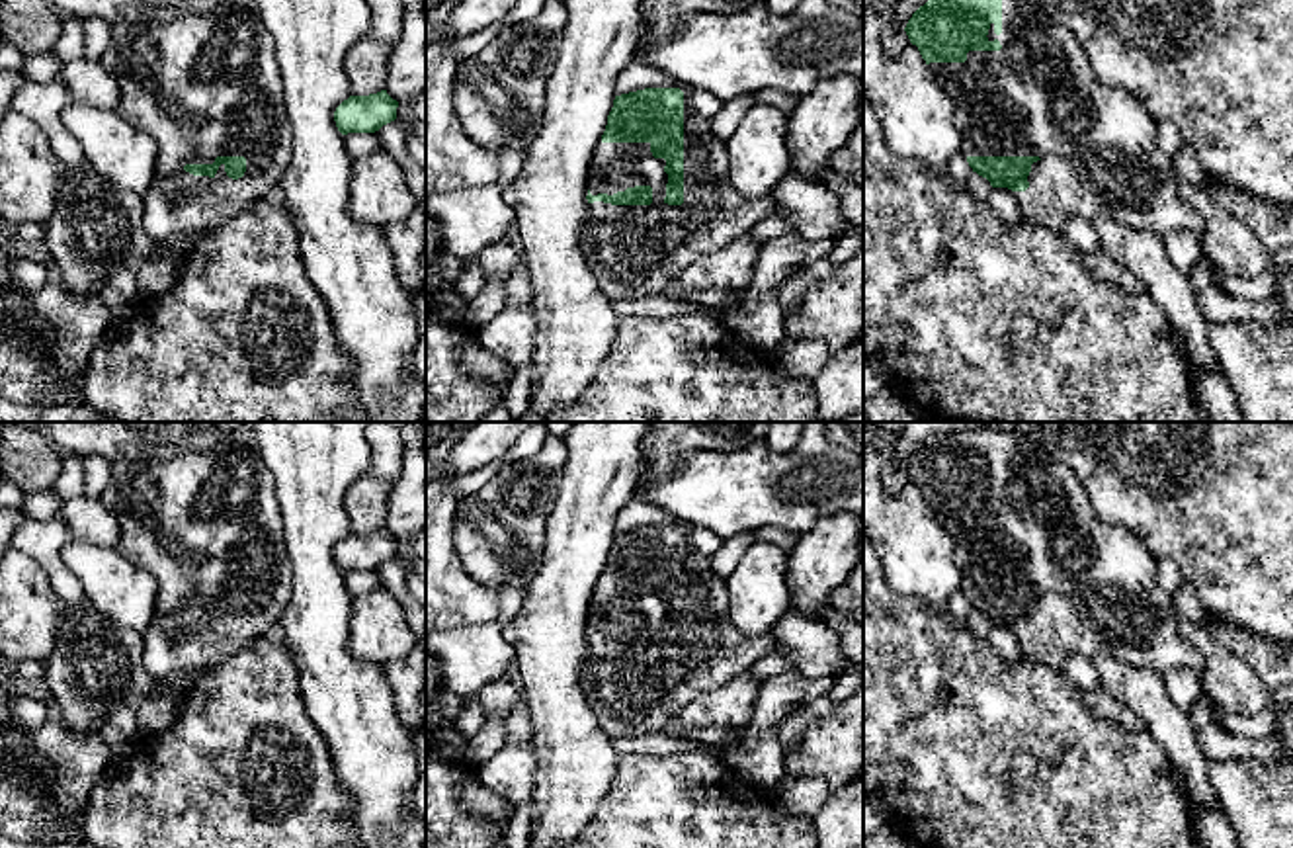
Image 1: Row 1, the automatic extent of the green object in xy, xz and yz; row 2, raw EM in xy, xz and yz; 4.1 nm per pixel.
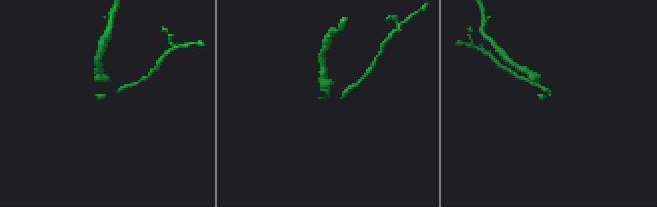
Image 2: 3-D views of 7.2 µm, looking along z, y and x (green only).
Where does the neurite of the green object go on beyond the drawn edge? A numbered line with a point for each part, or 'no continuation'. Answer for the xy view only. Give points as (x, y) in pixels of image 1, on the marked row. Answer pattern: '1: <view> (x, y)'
1: xy (204, 86)

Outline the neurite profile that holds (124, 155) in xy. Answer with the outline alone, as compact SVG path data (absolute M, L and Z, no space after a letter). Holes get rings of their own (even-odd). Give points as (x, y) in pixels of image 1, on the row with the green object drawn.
M90 104L64 109L63 123L104 180L141 197L146 193L158 158L154 139L115 109Z

